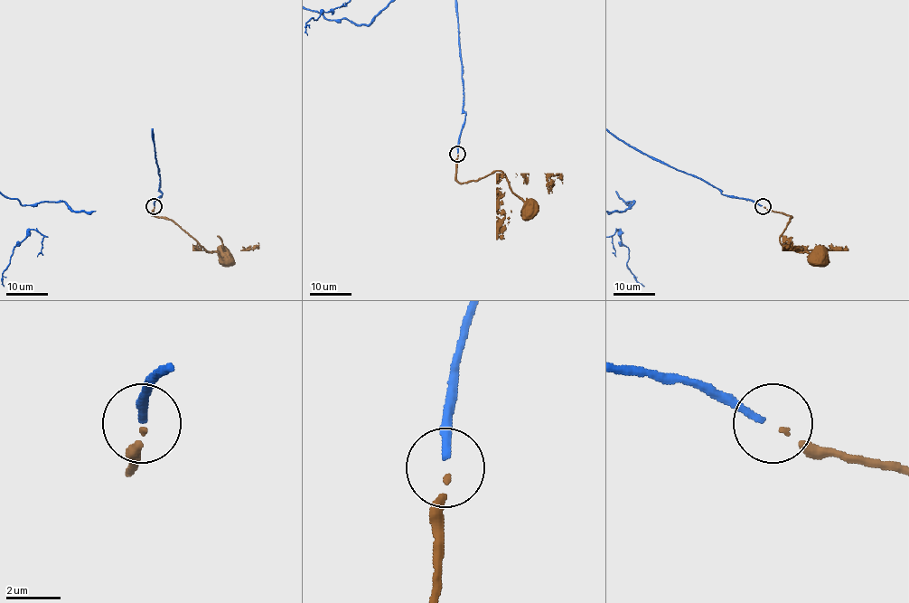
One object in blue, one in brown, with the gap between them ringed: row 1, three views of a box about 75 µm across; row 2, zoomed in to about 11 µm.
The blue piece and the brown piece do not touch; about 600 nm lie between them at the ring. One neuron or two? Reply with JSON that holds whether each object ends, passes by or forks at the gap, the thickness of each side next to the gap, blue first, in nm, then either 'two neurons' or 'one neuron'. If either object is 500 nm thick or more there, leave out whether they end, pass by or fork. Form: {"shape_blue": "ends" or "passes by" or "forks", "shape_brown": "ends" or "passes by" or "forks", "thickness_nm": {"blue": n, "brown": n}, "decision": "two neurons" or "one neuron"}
{"shape_blue": "ends", "shape_brown": "ends", "thickness_nm": {"blue": 260, "brown": 110}, "decision": "one neuron"}

